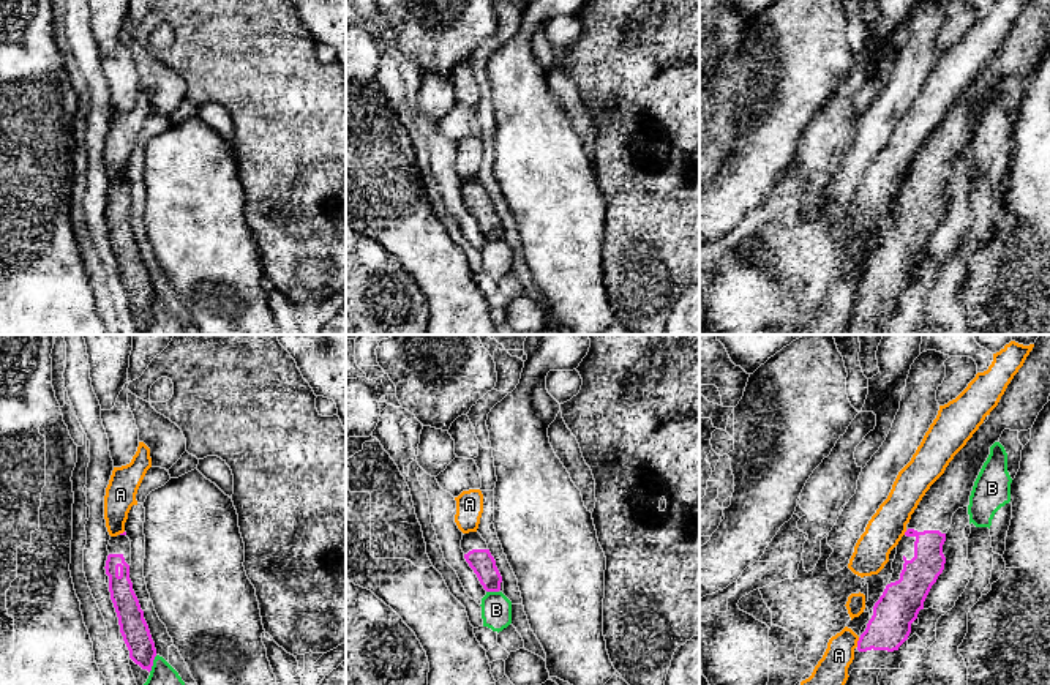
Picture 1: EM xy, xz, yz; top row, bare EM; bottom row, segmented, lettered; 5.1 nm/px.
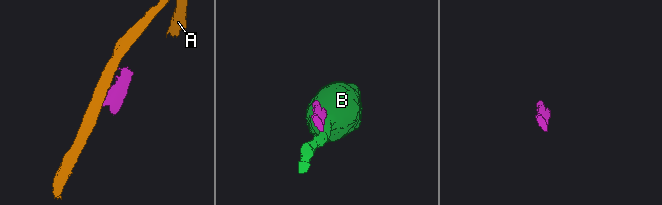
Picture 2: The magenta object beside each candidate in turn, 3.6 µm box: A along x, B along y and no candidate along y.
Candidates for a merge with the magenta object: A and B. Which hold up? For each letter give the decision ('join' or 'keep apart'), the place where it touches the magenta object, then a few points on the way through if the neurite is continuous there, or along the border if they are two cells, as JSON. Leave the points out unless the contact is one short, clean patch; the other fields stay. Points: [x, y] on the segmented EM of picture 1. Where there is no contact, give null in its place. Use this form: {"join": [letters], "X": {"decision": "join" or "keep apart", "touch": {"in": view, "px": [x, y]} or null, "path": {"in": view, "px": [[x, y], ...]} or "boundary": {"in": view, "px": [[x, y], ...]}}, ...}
{"join": [], "A": {"decision": "keep apart", "touch": {"in": "yz", "px": [858, 643]}}, "B": {"decision": "keep apart", "touch": {"in": "xy", "px": [152, 663]}}}

